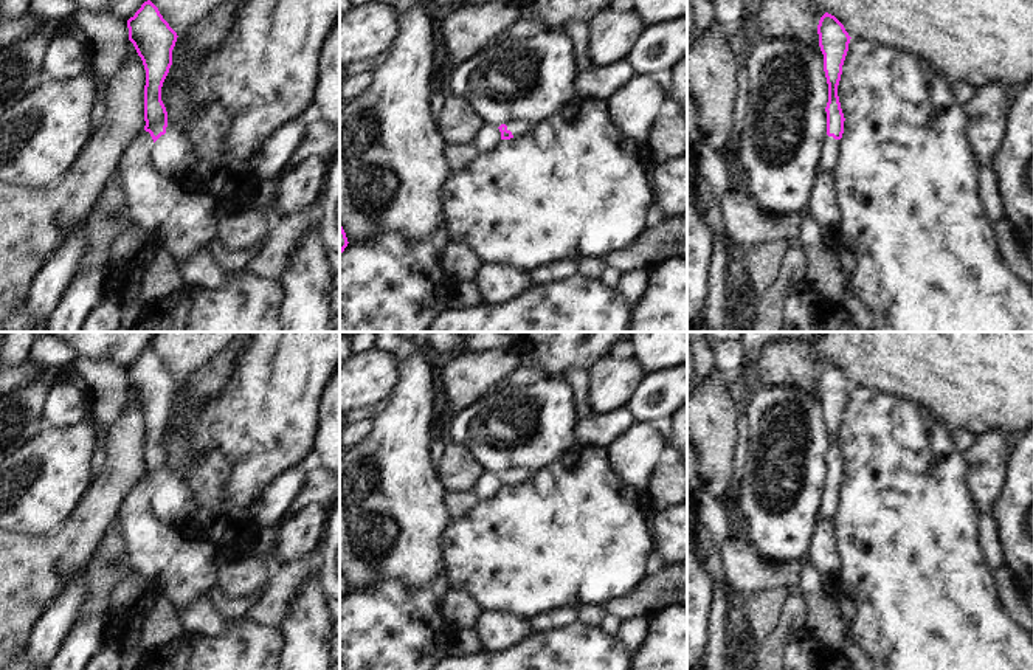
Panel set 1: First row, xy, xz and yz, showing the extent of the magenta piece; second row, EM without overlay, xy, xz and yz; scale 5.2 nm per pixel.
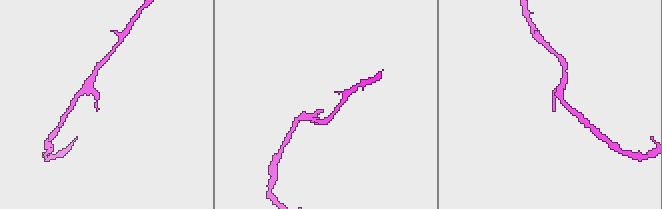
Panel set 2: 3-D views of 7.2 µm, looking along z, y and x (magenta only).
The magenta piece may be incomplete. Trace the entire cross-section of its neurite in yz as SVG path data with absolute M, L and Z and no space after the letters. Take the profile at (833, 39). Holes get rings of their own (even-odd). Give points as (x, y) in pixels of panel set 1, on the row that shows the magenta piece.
M828 12L821 17L817 34L819 47L824 54L824 71L828 84L828 102L825 107L828 136L821 147L816 178L825 174L836 174L836 164L839 161L839 141L844 133L845 121L838 96L838 85L852 39L844 25Z

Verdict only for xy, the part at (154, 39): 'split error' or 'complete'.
split error

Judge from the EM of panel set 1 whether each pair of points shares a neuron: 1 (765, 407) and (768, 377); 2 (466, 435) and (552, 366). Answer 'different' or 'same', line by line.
1: different
2: different

